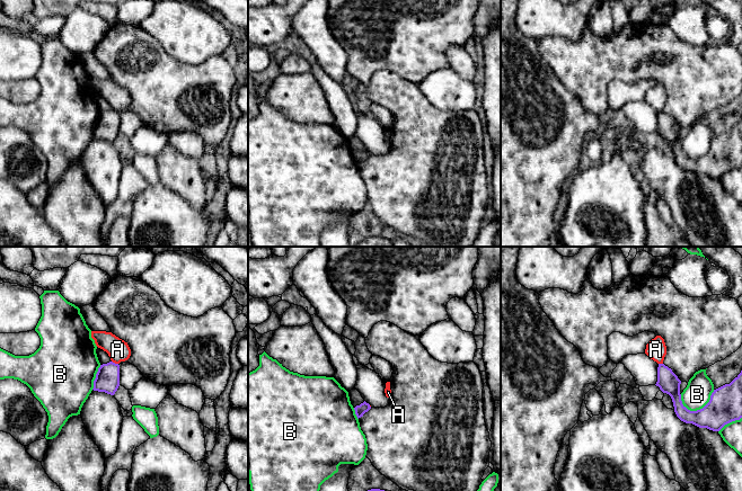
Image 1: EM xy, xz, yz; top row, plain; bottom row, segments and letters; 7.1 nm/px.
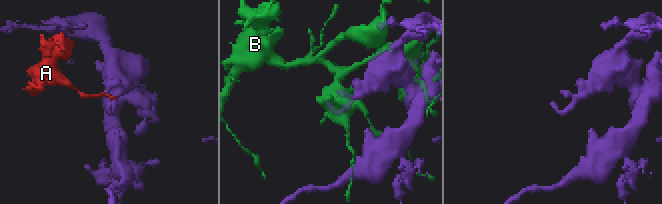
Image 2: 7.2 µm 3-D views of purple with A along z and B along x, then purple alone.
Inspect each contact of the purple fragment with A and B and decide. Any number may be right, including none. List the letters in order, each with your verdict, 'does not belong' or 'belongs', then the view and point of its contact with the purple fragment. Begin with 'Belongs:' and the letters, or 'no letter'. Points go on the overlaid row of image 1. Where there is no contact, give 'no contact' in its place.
Belongs: no letter
A: does not belong; meets purple in xy at (114, 363)
B: does not belong; meets purple in yz at (700, 409)

